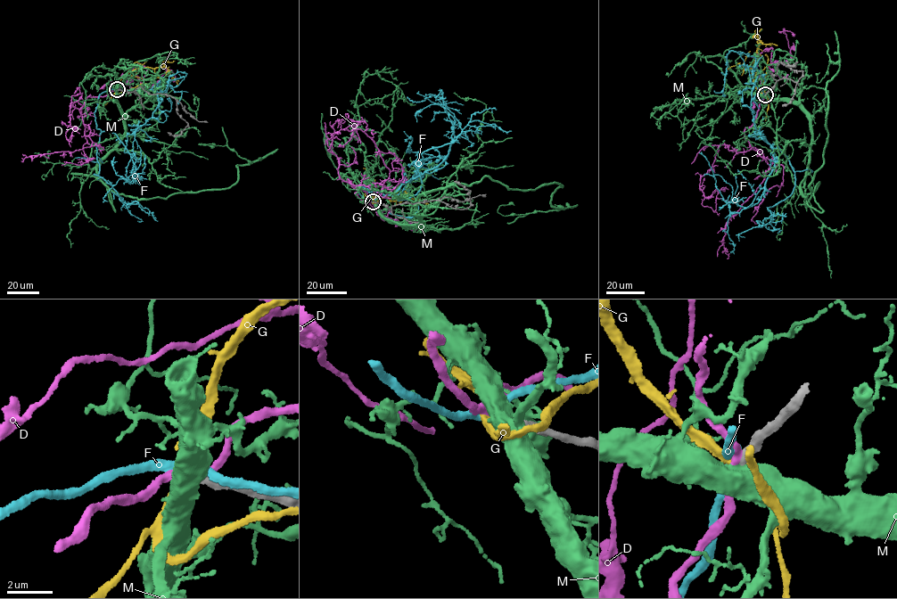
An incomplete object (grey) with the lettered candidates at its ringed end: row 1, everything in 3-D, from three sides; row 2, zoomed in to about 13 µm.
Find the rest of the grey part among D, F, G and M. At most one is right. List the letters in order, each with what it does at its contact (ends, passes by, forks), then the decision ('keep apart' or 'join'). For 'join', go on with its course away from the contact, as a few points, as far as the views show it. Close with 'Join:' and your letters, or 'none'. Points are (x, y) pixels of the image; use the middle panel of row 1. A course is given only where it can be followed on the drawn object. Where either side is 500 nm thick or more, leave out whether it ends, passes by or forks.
D: it passes by | keep apart
F: it passes by | keep apart
G: it passes by | keep apart
M: keep apart
Join: none

